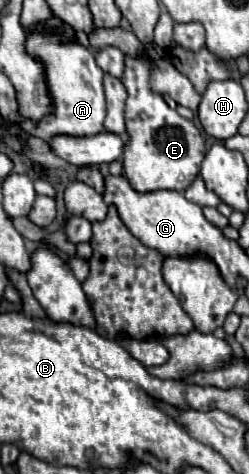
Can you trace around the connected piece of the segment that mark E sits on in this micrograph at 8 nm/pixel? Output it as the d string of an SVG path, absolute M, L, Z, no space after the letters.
M127 58L125 72L121 78L127 90L125 102L125 124L127 124L127 146L123 152L123 170L129 184L145 194L155 190L185 190L199 174L205 158L205 138L199 128L179 116L167 106L167 102L153 94L149 88L149 58Z

